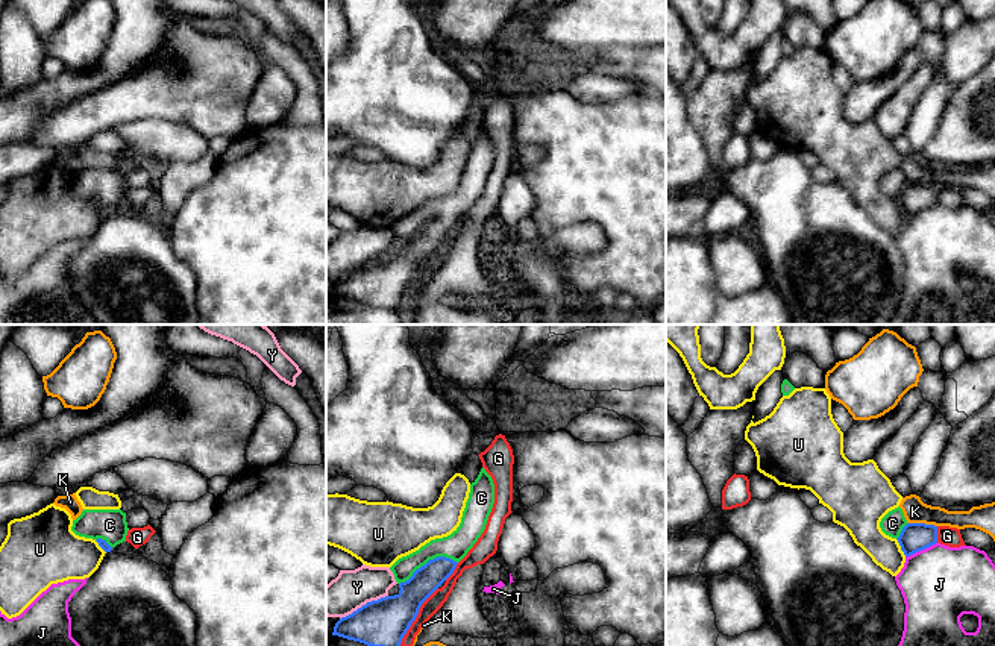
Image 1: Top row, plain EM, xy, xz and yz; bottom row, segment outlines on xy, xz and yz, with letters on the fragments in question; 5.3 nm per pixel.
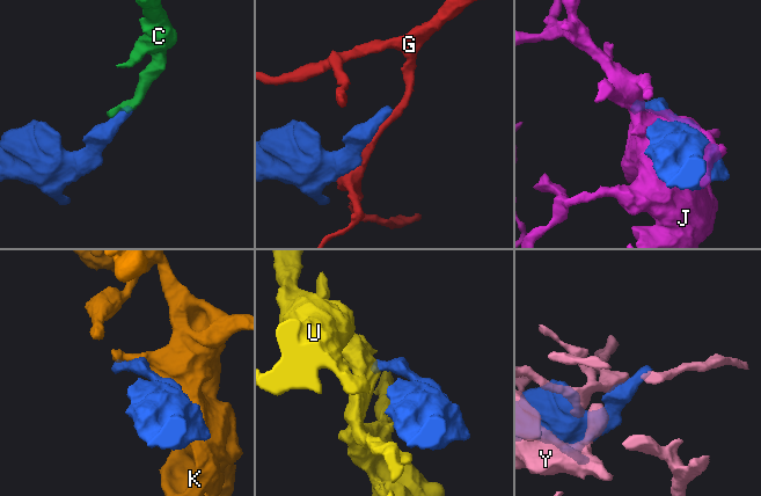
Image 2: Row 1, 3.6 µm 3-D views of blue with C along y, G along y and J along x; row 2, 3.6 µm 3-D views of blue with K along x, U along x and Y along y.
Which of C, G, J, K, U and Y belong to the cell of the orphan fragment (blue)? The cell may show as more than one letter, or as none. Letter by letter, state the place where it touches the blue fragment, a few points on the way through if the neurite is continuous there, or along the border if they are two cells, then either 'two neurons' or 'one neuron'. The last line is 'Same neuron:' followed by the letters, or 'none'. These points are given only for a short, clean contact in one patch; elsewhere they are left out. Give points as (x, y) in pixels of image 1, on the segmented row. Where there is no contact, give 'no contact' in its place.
C: xz (430, 560) | across xz (428, 578), (430, 560), (440, 557), (455, 546) | one neuron
G: xz (416, 616) | two neurons
J: yz (921, 549) | two neurons
K: yz (922, 523) | along yz (907, 522), (924, 522), (936, 526) | two neurons
U: yz (901, 548) | along yz (895, 539), (906, 555) | two neurons
Y: xz (363, 605) | two neurons
Same neuron: C

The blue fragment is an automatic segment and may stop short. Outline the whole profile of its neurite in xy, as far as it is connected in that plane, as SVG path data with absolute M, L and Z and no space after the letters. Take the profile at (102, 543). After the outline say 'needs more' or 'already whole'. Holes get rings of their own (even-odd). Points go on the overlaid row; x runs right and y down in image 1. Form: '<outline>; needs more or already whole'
M83 510L73 520L71 531L85 538L93 538L105 552L111 552L117 544L126 541L127 522L121 510Z; needs more

